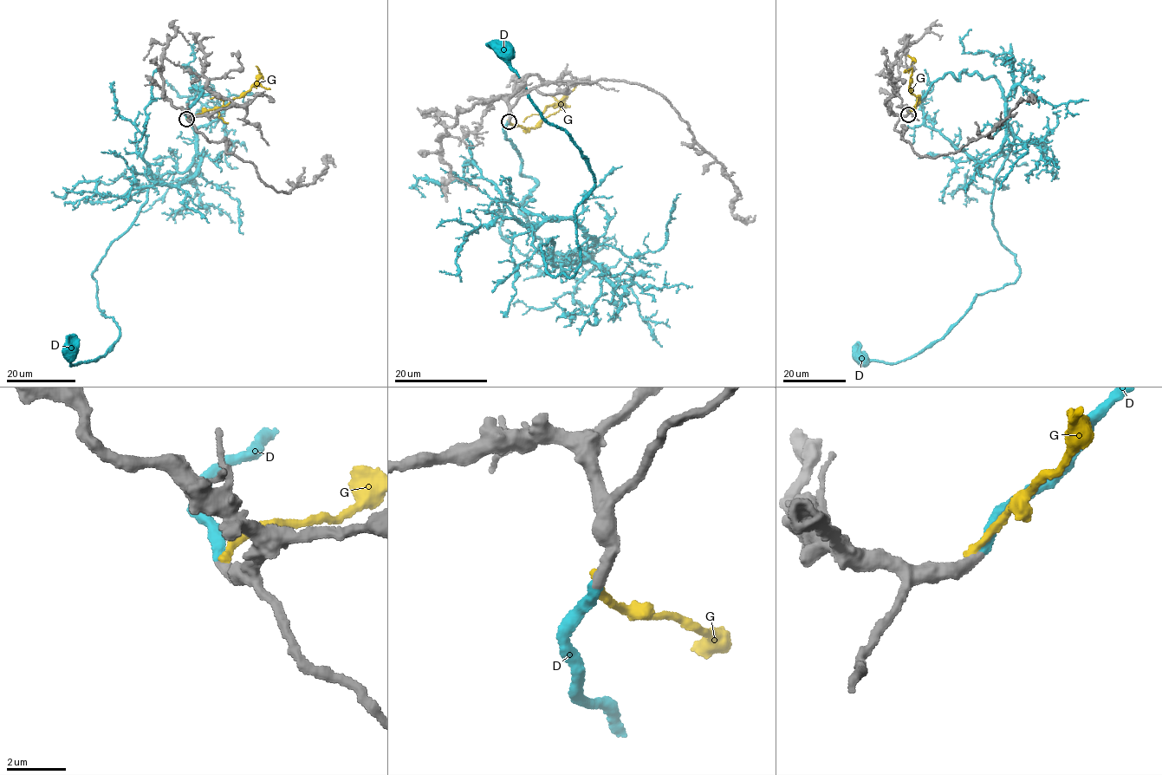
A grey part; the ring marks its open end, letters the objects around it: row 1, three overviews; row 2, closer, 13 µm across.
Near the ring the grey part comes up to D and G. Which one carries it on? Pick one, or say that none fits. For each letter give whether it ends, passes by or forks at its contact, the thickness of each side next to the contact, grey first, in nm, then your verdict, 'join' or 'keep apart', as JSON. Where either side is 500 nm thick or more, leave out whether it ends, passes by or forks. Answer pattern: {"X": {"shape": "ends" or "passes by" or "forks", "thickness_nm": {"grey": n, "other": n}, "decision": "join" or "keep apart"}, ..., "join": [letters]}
{"D": {"shape": "ends", "thickness_nm": {"grey": 400, "other": 400}, "decision": "join"}, "G": {"shape": "ends", "thickness_nm": {"grey": 460, "other": 280}, "decision": "keep apart"}, "join": ["D"]}

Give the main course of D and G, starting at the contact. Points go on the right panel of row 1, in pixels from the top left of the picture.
D: (908, 114), (949, 73), (997, 81), (1014, 141), (990, 206), (1020, 275), (976, 295), (916, 354), (860, 356)
G: (907, 114), (919, 99), (911, 94), (909, 85), (912, 59), (903, 54)

